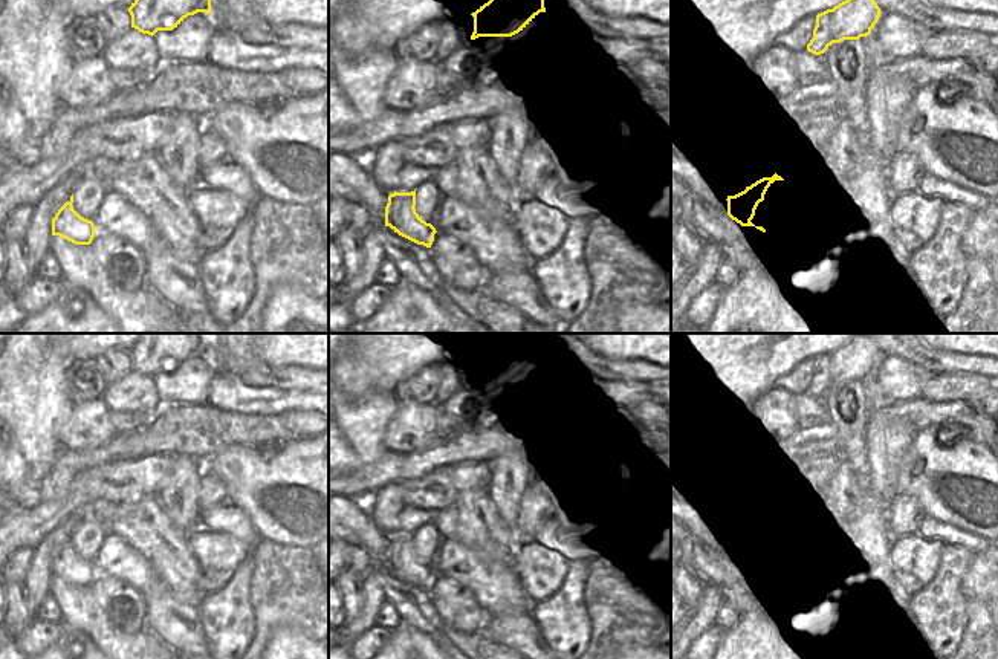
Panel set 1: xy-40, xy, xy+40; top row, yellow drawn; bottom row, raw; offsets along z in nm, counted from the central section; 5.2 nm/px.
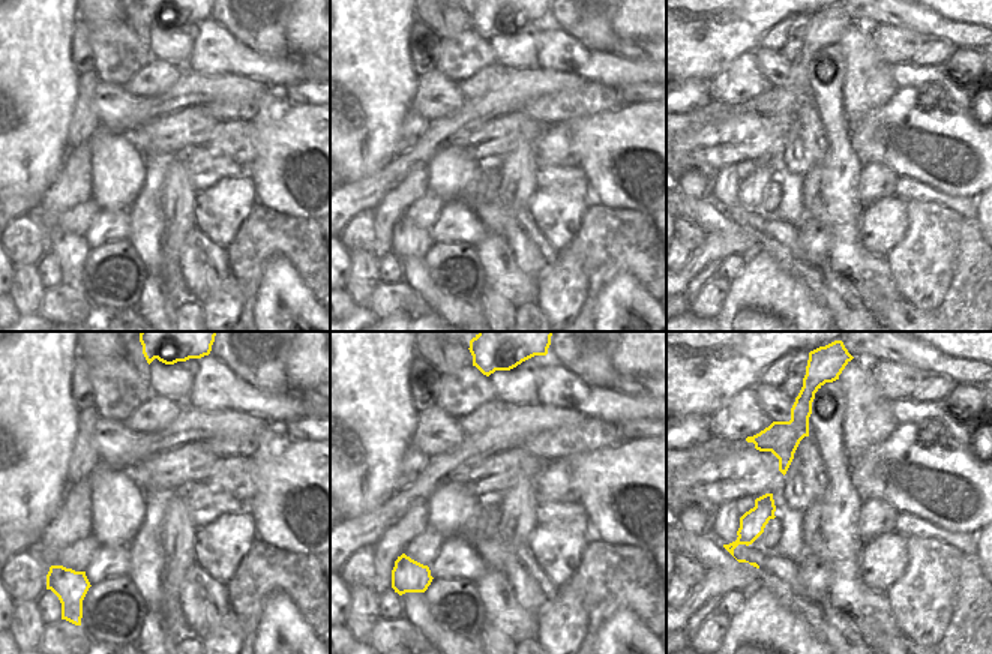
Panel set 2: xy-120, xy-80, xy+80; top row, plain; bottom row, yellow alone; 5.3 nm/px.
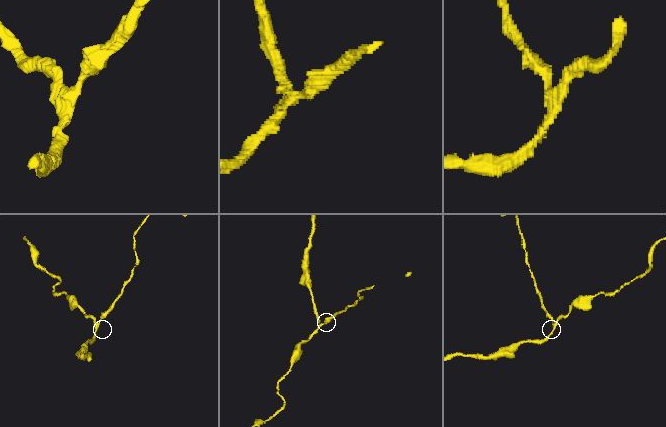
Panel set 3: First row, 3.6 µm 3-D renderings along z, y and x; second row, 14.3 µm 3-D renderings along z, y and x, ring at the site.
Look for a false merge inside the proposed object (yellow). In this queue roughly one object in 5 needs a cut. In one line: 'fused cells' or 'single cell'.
single cell

